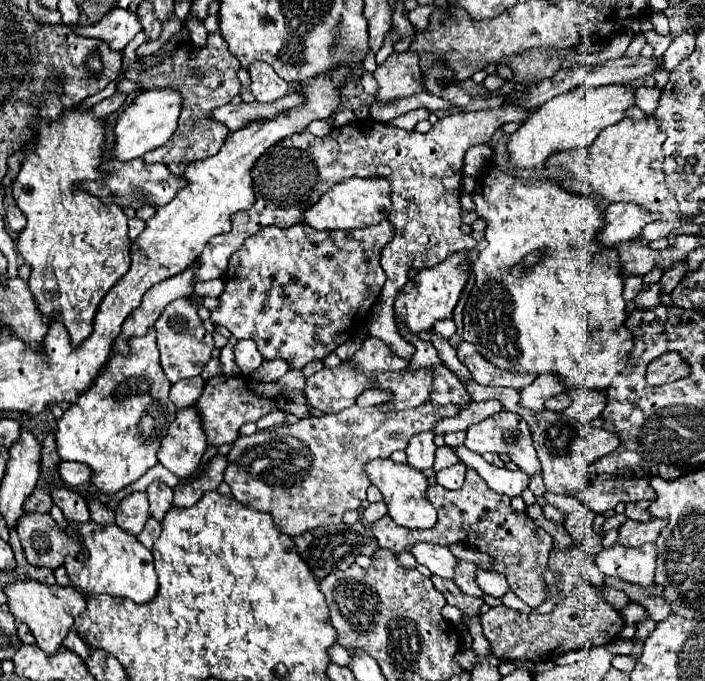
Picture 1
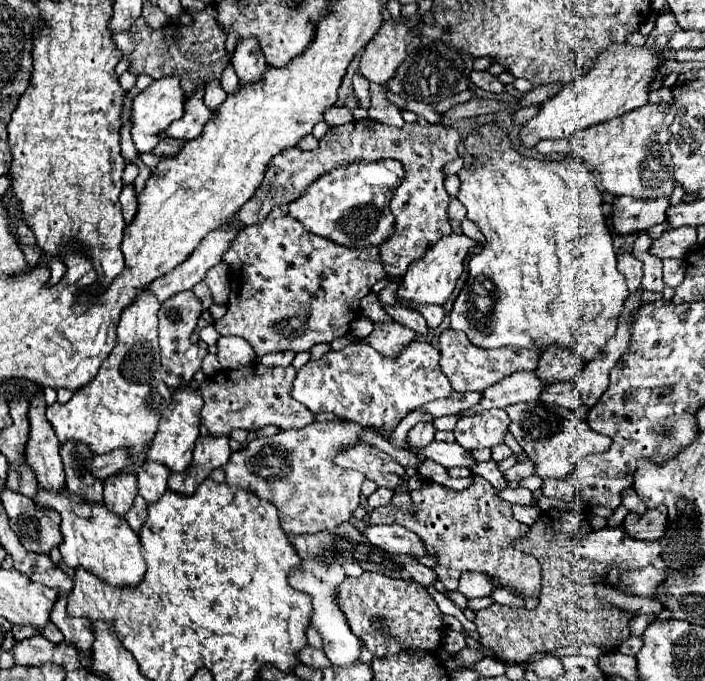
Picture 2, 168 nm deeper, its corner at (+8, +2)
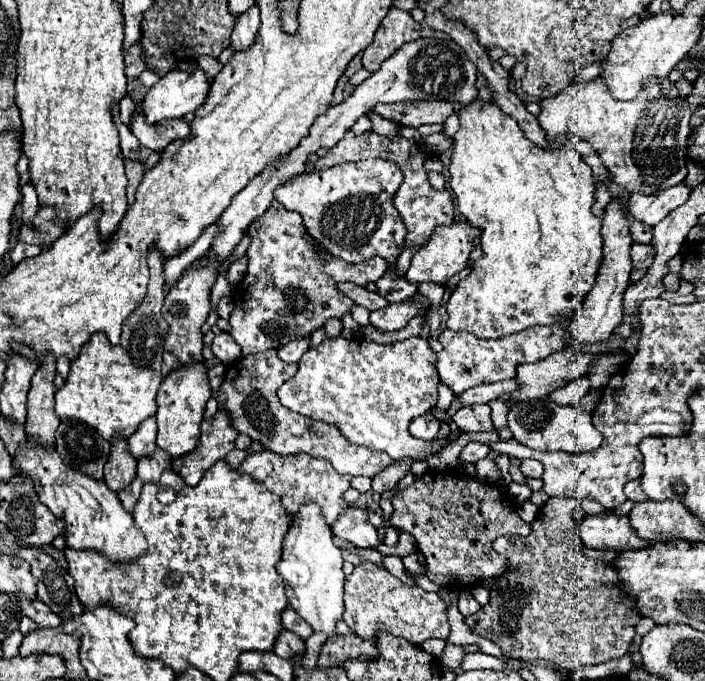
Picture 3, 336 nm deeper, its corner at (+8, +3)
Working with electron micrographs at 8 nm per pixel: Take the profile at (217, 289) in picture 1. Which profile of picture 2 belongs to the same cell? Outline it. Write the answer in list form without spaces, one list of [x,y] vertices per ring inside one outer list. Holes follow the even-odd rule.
[[[219,263],[213,269],[209,269],[209,273],[205,275],[203,283],[209,287],[211,297],[213,297],[215,303],[219,303],[219,305],[227,303],[227,295],[229,295],[229,267],[225,263]]]

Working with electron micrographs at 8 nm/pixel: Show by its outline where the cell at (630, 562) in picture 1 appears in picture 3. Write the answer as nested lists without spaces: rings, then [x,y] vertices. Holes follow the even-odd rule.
[[[603,510],[595,516],[585,516],[581,524],[583,540],[589,548],[597,550],[637,550],[647,546],[645,540],[633,532],[627,516],[617,516],[613,510]]]

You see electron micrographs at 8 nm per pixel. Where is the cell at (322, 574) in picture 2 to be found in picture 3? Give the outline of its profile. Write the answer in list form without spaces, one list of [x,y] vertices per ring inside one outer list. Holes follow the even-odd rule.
[[[311,500],[303,504],[297,512],[297,518],[291,520],[291,526],[283,540],[283,558],[277,564],[277,572],[285,580],[285,594],[293,610],[309,622],[313,630],[323,632],[327,638],[337,634],[335,622],[343,616],[343,558],[341,550],[333,544],[333,534],[321,516],[321,508]]]

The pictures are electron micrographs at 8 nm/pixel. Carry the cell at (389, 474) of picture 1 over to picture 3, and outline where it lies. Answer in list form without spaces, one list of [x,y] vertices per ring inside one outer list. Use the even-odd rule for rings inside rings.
[[[277,350],[251,354],[239,360],[233,372],[227,372],[219,392],[217,402],[219,408],[225,408],[231,414],[231,424],[237,432],[247,434],[251,440],[261,442],[265,450],[275,454],[299,454],[307,452],[315,458],[325,458],[339,474],[351,476],[369,476],[373,478],[377,472],[387,468],[393,460],[385,456],[385,452],[373,452],[369,448],[361,448],[343,438],[343,434],[325,422],[309,420],[289,408],[285,408],[277,400],[277,388],[289,380],[297,372],[297,364],[281,362]]]

